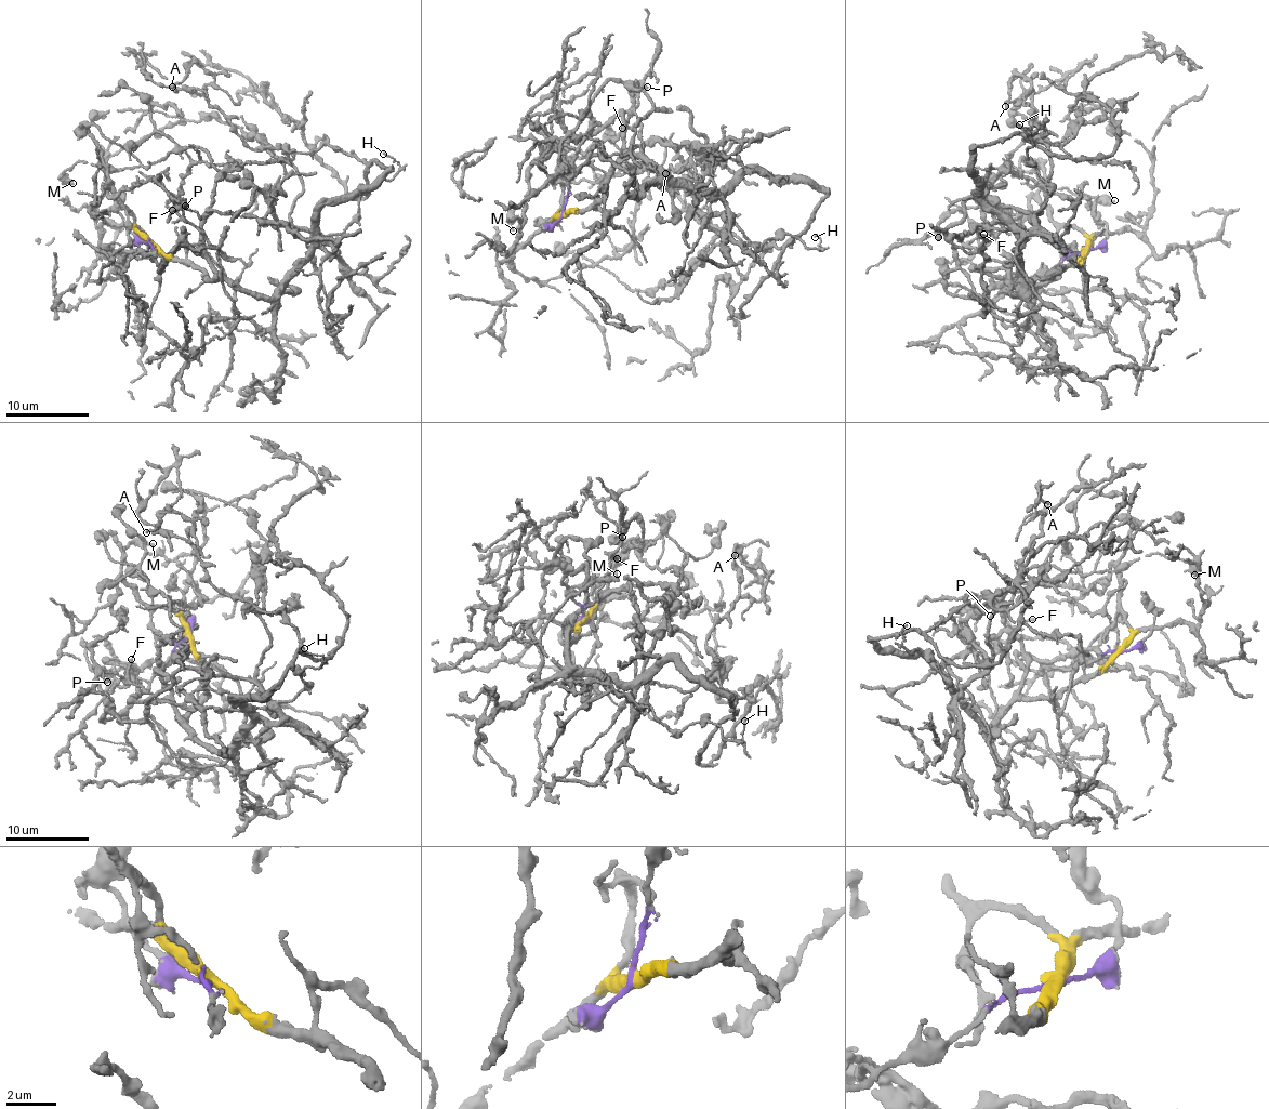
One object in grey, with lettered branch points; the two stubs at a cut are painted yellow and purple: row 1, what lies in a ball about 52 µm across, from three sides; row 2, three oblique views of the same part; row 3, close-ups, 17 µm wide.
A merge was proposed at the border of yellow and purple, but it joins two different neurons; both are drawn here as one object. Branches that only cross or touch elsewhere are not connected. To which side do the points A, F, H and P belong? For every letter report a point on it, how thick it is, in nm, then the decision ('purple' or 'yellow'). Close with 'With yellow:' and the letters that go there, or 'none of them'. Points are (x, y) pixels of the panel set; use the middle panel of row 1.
A: (665, 173) | 220 nm | yellow
F: (622, 128) | 240 nm | yellow
H: (815, 237) | 150 nm | purple
P: (647, 87) | 220 nm | yellow
With yellow: A, F, P

